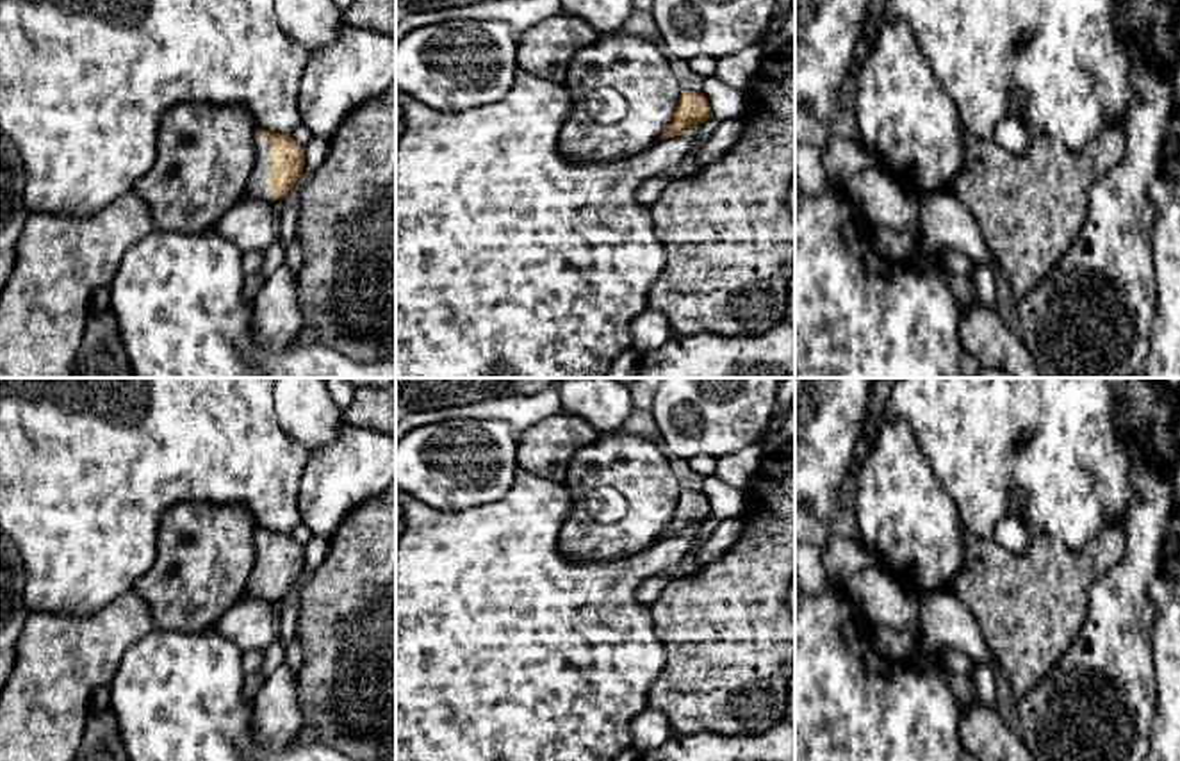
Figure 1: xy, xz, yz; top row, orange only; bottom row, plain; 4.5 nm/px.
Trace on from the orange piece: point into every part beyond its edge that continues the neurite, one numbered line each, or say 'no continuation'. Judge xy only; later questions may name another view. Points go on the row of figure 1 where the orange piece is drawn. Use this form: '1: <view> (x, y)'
1: xy (257, 186)

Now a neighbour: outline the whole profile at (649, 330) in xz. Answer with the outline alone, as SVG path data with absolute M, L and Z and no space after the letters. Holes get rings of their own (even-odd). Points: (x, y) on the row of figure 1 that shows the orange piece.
M647 308L631 323L633 348L640 353L656 351L672 335L668 319L656 308Z

